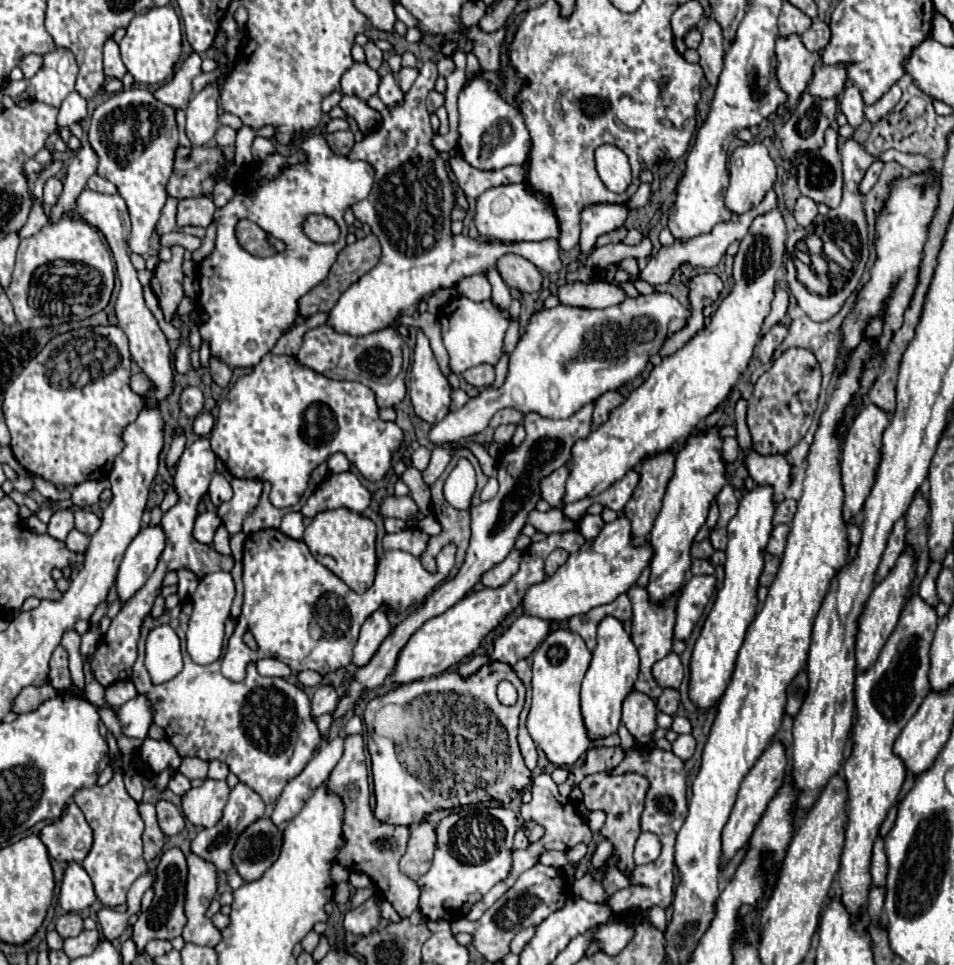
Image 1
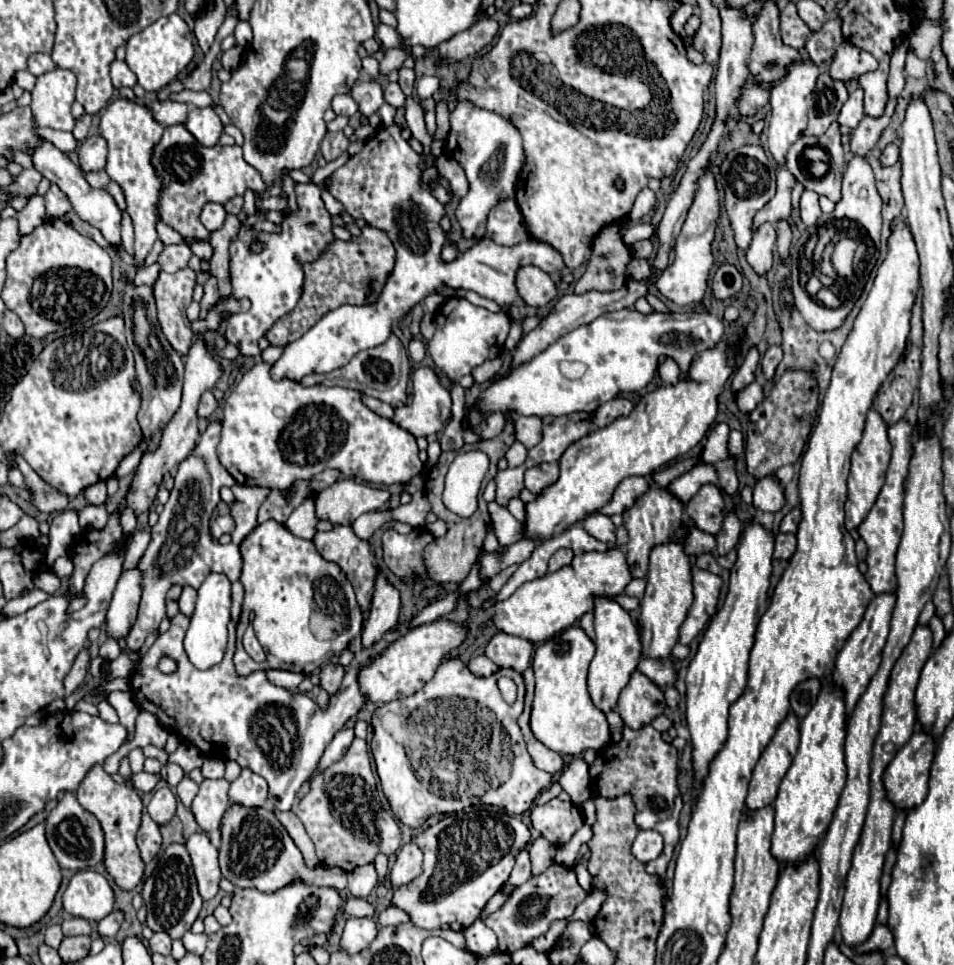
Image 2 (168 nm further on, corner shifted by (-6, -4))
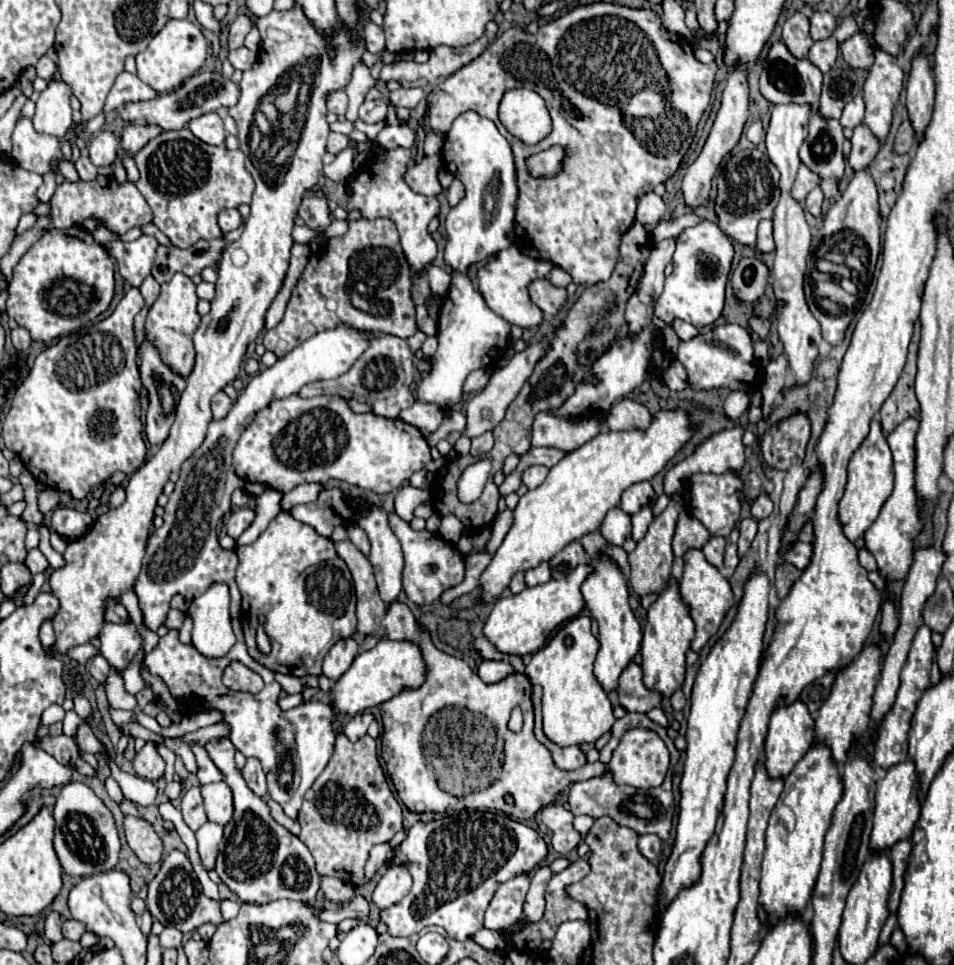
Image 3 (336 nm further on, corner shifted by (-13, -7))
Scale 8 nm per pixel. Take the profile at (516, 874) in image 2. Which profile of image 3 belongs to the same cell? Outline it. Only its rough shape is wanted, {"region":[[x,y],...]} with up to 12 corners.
{"region":[[528,874],[498,886],[484,926],[506,932],[522,916]]}

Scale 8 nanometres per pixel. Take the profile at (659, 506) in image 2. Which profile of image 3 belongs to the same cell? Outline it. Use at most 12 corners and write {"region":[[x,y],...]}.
{"region":[[670,500],[628,554],[640,598],[668,586],[682,506]]}

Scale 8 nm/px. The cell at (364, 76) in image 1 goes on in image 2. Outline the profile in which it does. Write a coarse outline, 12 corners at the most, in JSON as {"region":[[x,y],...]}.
{"region":[[361,77],[351,89],[361,115],[373,115],[383,103],[383,87]]}

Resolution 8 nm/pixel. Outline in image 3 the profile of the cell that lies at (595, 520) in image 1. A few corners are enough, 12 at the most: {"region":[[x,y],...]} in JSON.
{"region":[[612,508],[600,532],[608,544],[630,538],[630,514]]}

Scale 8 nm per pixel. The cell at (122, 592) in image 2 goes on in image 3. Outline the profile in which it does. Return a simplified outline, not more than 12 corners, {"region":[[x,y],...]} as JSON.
{"region":[[106,622],[100,654],[118,672],[142,648],[132,622]]}

